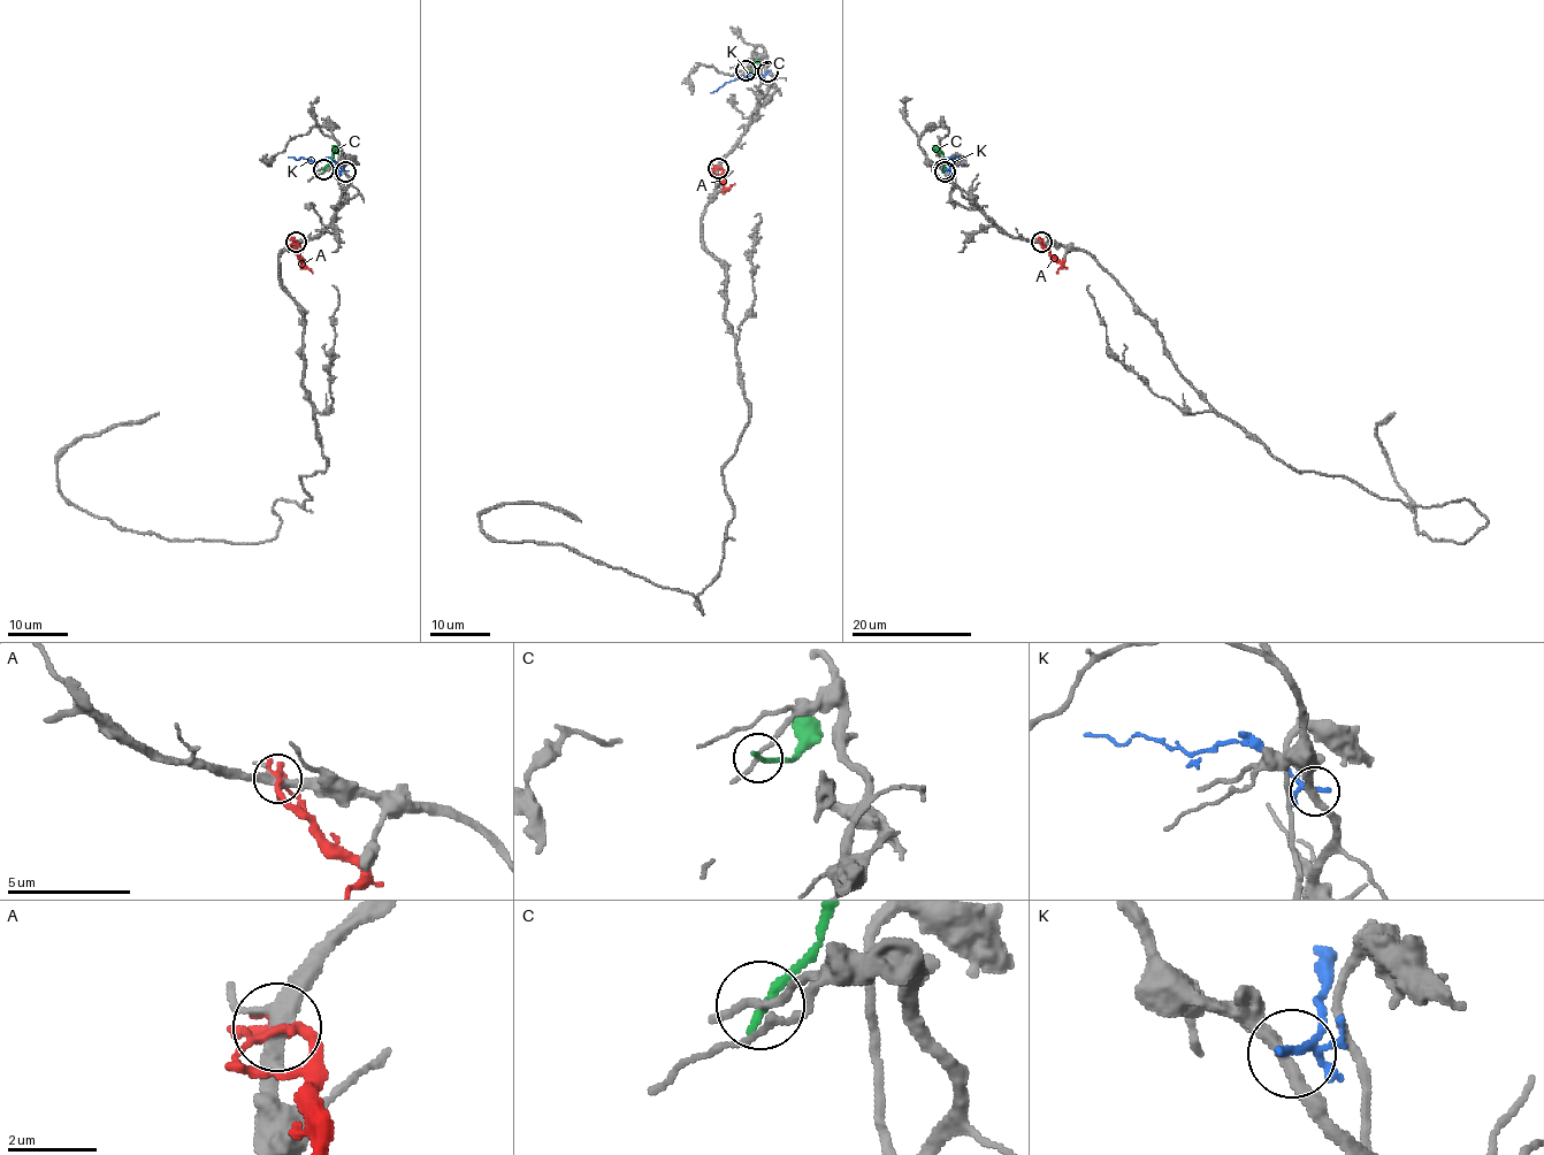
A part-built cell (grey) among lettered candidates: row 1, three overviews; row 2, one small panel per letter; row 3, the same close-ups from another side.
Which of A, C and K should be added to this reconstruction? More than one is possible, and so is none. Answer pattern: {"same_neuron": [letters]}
{"same_neuron": []}

